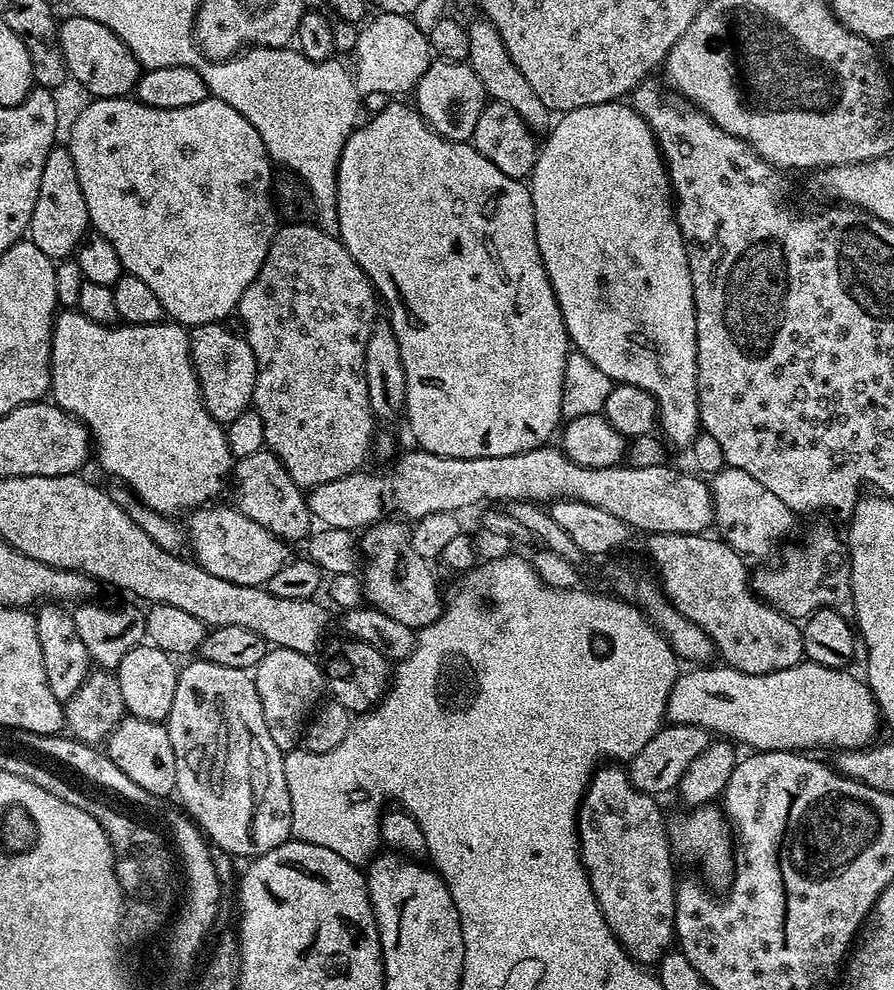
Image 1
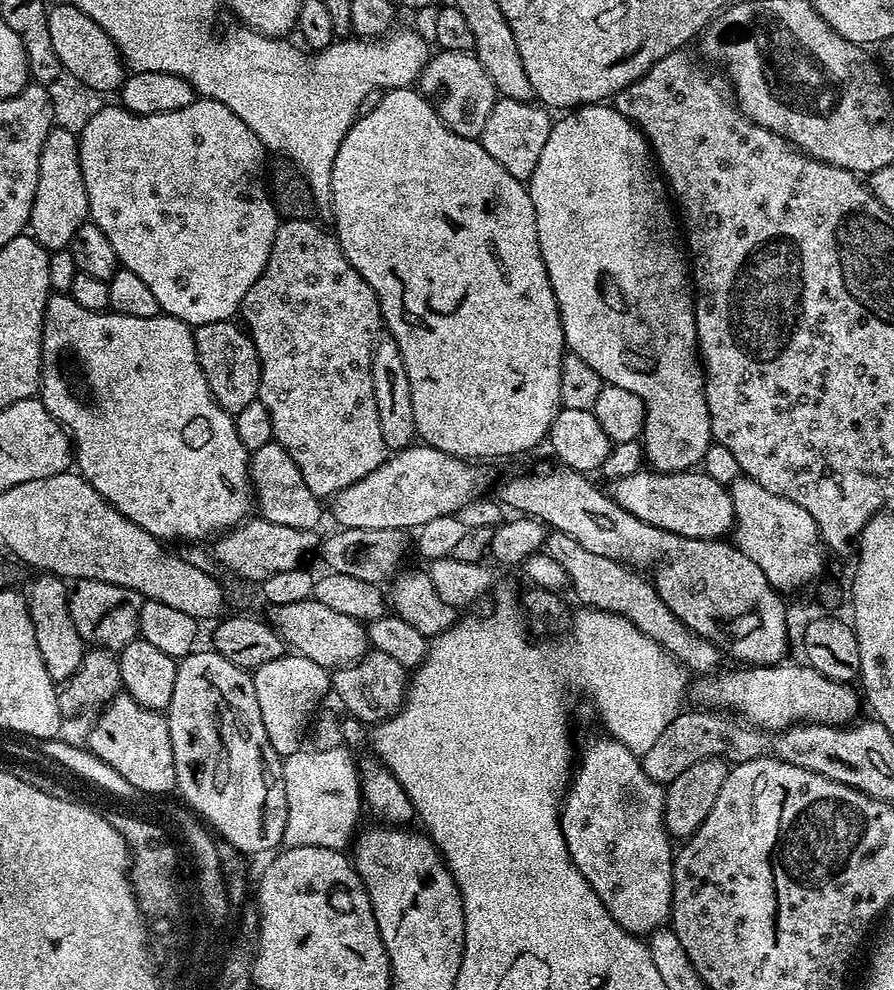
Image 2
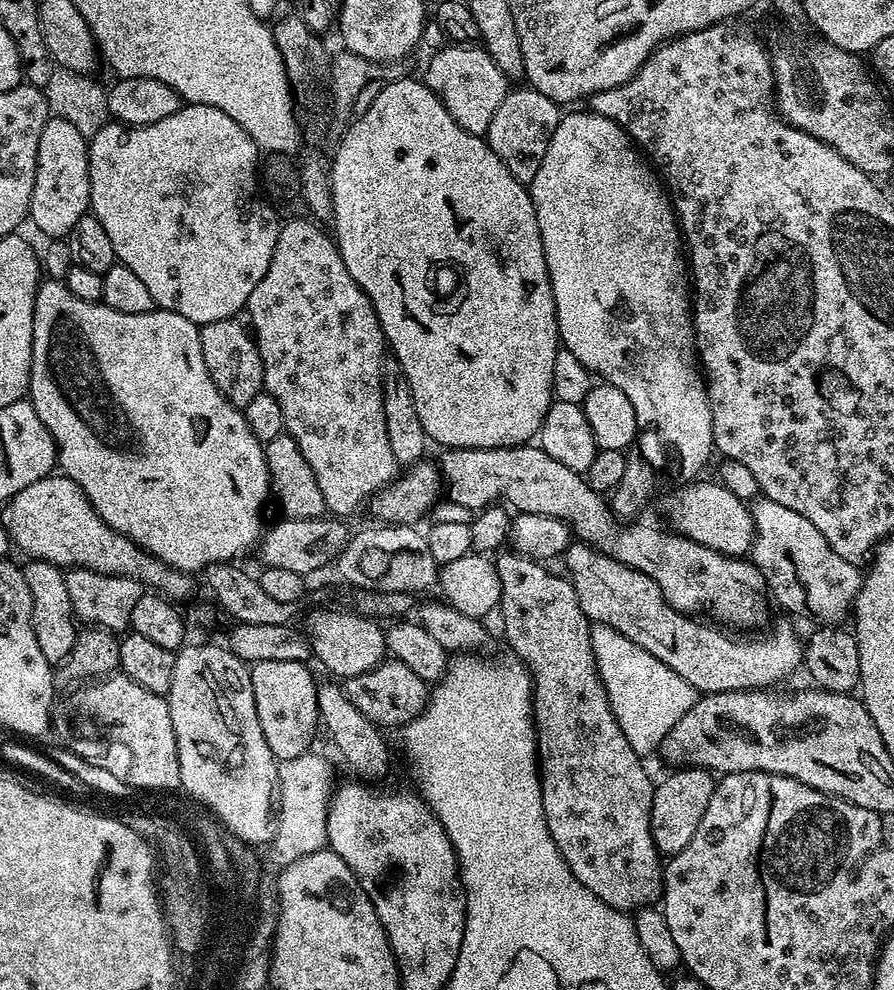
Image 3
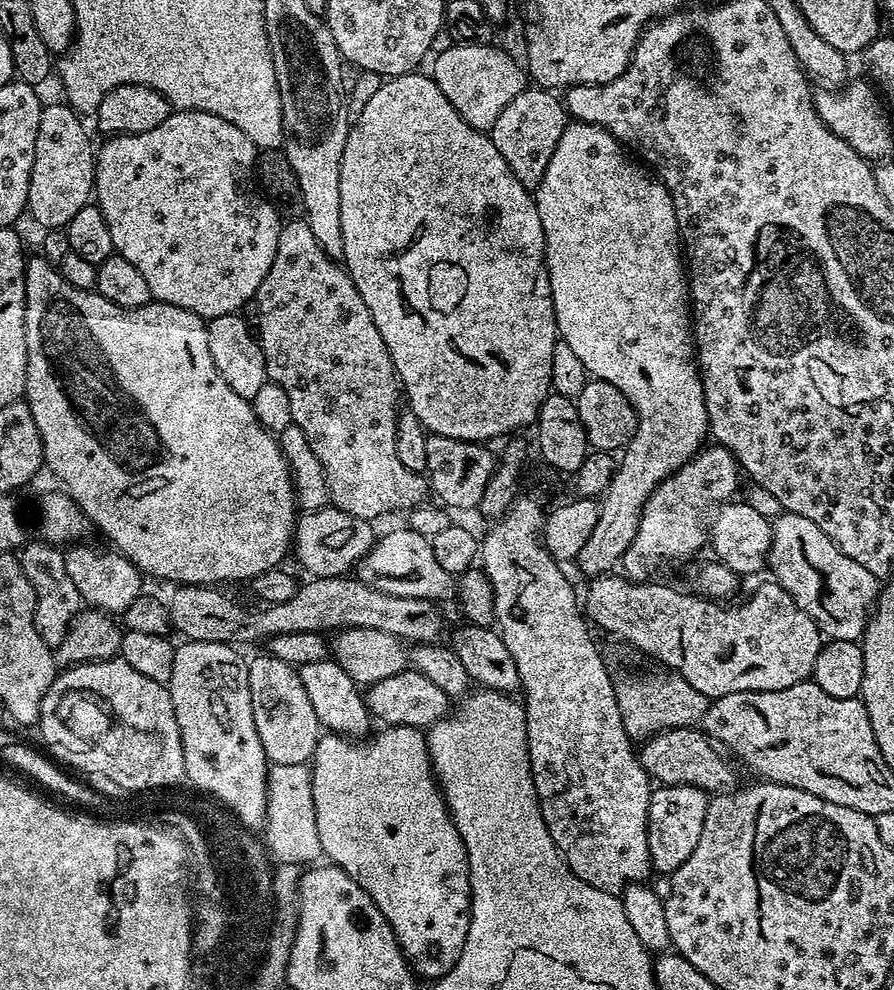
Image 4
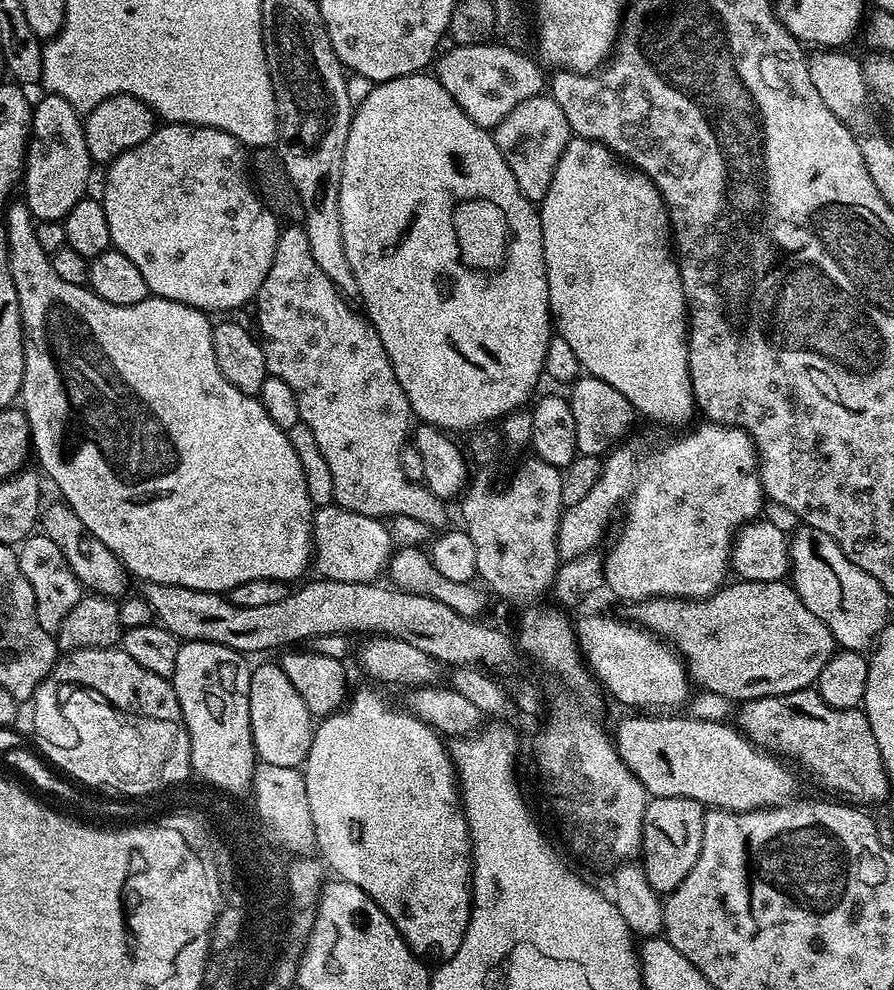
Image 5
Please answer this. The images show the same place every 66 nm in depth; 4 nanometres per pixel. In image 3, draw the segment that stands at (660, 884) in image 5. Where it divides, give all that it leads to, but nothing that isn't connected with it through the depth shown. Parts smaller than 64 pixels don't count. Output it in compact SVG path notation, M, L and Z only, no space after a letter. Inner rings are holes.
M684 766L669 772L672 773L652 789L650 814L650 830L654 838L654 846L664 858L679 854L686 846L686 842L694 838L694 830L698 830L698 822L702 822L702 814L706 814L710 794L714 794L716 789L716 780L709 769Z

